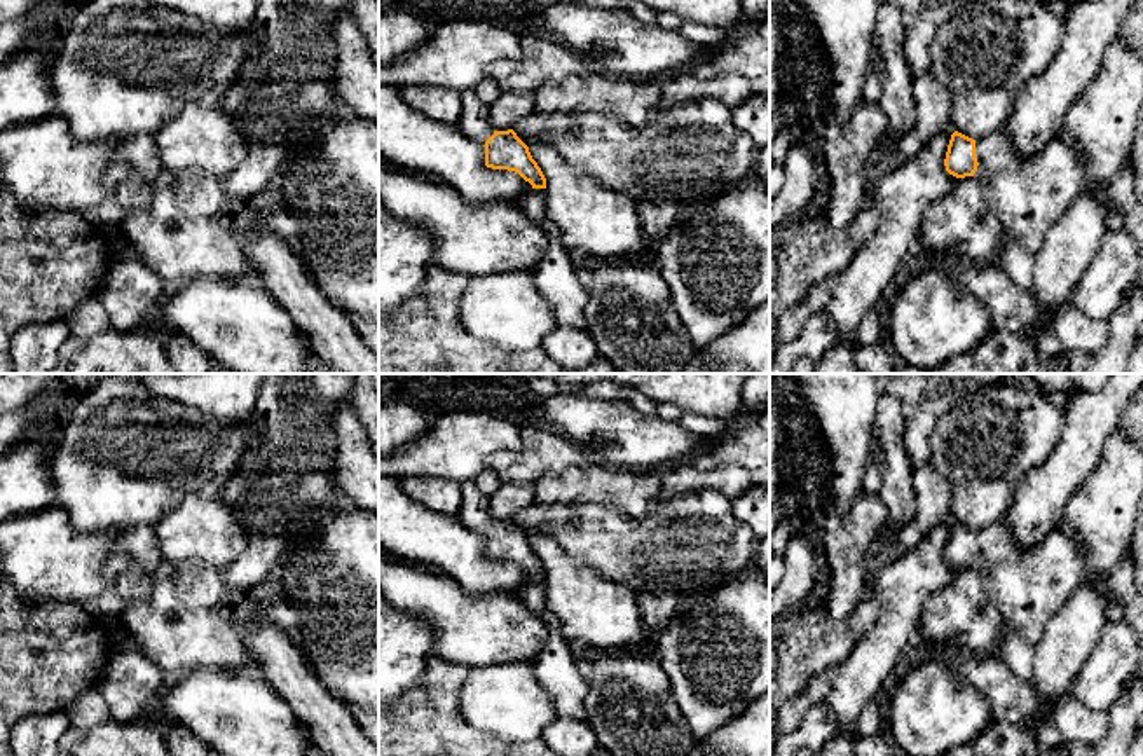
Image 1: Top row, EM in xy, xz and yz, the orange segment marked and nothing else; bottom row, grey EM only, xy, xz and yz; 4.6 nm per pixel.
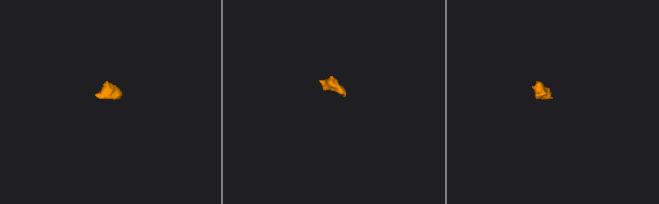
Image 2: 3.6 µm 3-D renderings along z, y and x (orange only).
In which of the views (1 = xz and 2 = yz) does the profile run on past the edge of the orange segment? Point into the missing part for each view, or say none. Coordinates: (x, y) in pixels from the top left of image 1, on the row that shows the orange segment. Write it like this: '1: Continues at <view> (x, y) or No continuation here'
1: Continues at xz (555, 276)
2: Continues at yz (1030, 194)

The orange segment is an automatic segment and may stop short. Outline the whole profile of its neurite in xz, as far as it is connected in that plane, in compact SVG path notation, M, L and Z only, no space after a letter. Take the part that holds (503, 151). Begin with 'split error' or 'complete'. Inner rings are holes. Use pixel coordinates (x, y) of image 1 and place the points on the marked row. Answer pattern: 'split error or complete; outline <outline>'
split error; outline M475 89L461 91L461 101L462 115L457 126L462 134L485 147L485 166L515 171L532 185L532 190L515 206L543 229L548 250L541 262L529 271L537 290L550 302L557 323L585 330L588 292L569 250L562 244L558 227L546 215L546 178L541 168L513 129L494 129L490 107L476 96Z

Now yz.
split error; outline M1005 129L981 140L955 131L944 166L956 178L974 176L982 183L991 210L1030 255L1038 253L1049 229L1064 218L1077 196L1085 189L1085 166L1080 150L1073 138L1063 131L1049 145L1026 157L1016 152Z

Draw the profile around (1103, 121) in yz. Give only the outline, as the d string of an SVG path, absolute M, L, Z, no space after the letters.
M1117 37L1106 49L1098 79L1077 98L1064 117L1063 133L1070 134L1080 150L1085 166L1085 189L1105 194L1108 201L1120 211L1126 220L1127 232L1140 244L1140 274L1138 283L1143 285L1143 194L1134 190L1134 141L1143 108L1143 56L1126 38Z

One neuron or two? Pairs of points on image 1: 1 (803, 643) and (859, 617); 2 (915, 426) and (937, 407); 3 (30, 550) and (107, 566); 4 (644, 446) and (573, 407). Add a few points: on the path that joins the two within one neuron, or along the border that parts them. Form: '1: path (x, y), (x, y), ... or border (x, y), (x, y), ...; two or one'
1: path (817, 641), (836, 639), (845, 631); one
2: path (920, 423), (932, 411); one
3: path (49, 559), (58, 564), (88, 564); one
4: path (627, 439), (616, 428), (604, 428), (590, 421); one

